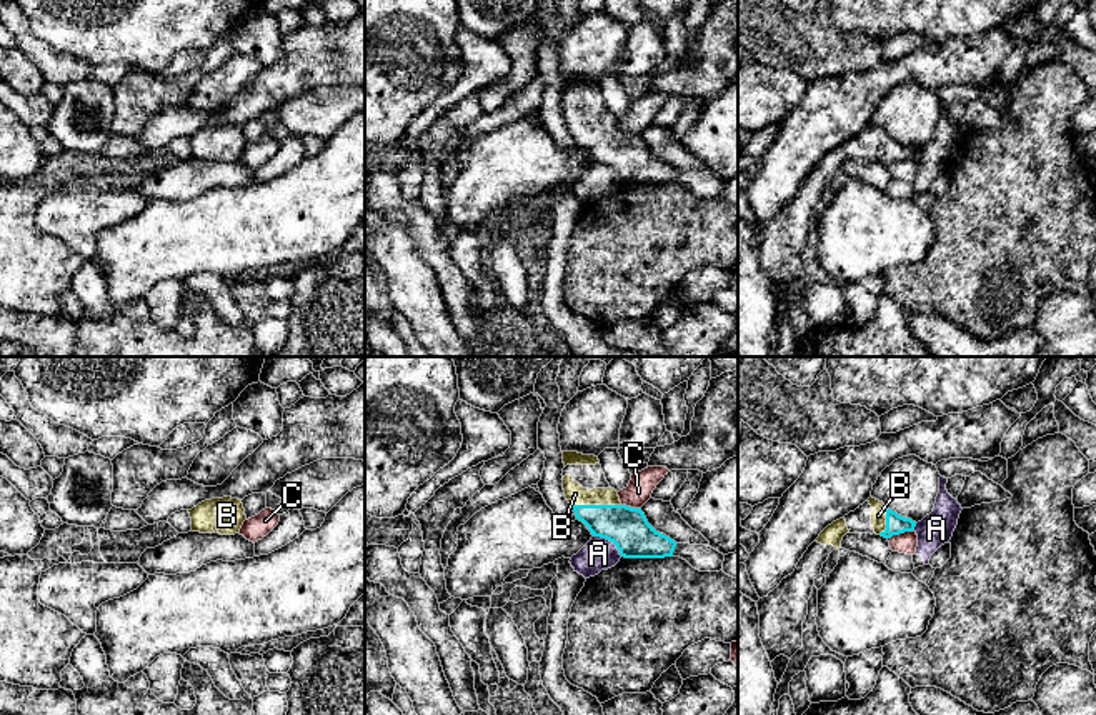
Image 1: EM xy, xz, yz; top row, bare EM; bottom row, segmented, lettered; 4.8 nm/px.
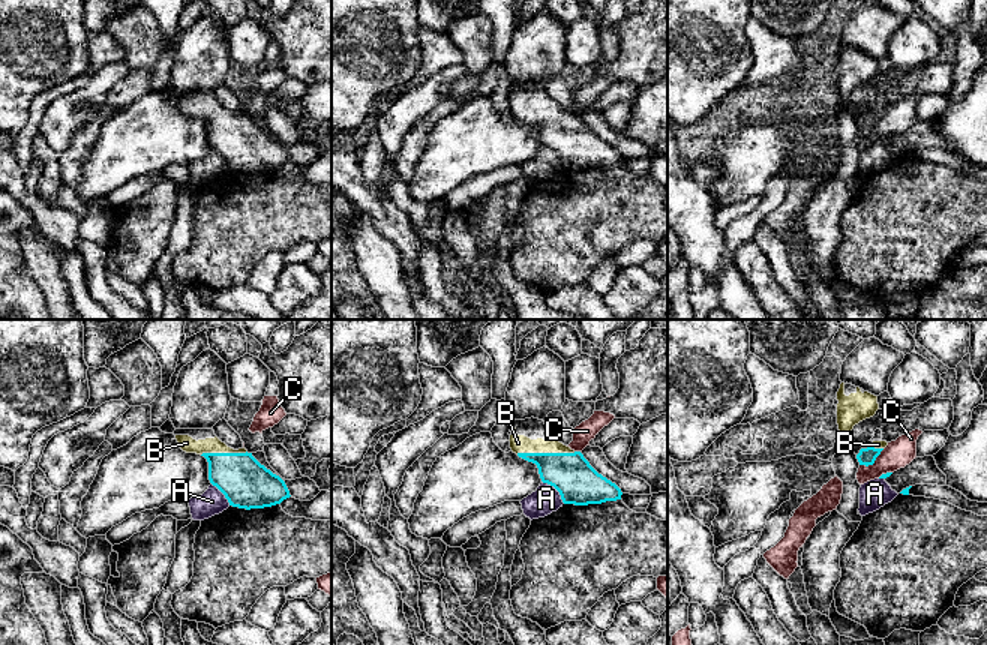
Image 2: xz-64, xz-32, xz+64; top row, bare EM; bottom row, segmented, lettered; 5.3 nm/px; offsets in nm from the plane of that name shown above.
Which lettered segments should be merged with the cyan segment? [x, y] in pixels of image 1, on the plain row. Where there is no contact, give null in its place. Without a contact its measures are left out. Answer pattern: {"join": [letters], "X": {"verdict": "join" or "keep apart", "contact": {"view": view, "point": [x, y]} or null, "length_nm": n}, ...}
{"join": ["B"], "A": {"verdict": "keep apart", "contact": {"view": "xz", "point": [610, 167]}, "length_nm": 180}, "B": {"verdict": "join", "contact": {"view": "xz", "point": [597, 132]}, "length_nm": 240}, "C": {"verdict": "keep apart", "contact": {"view": "yz", "point": [900, 159]}, "length_nm": 140}}

